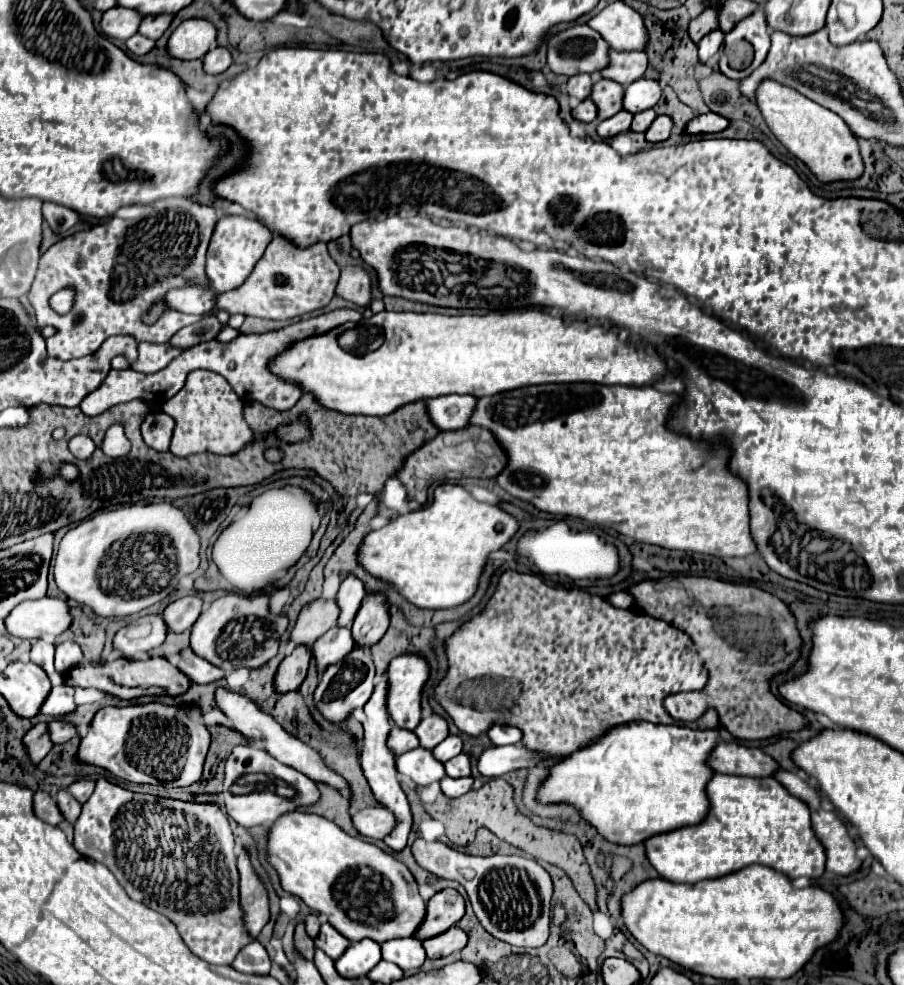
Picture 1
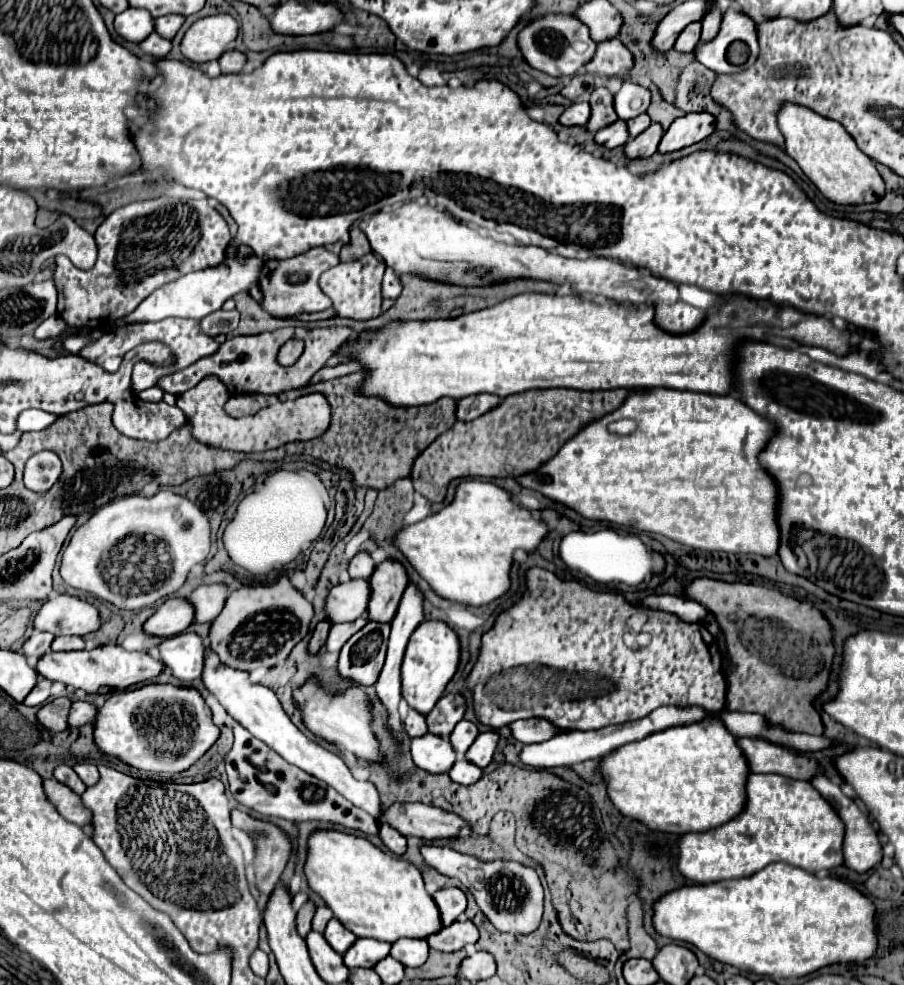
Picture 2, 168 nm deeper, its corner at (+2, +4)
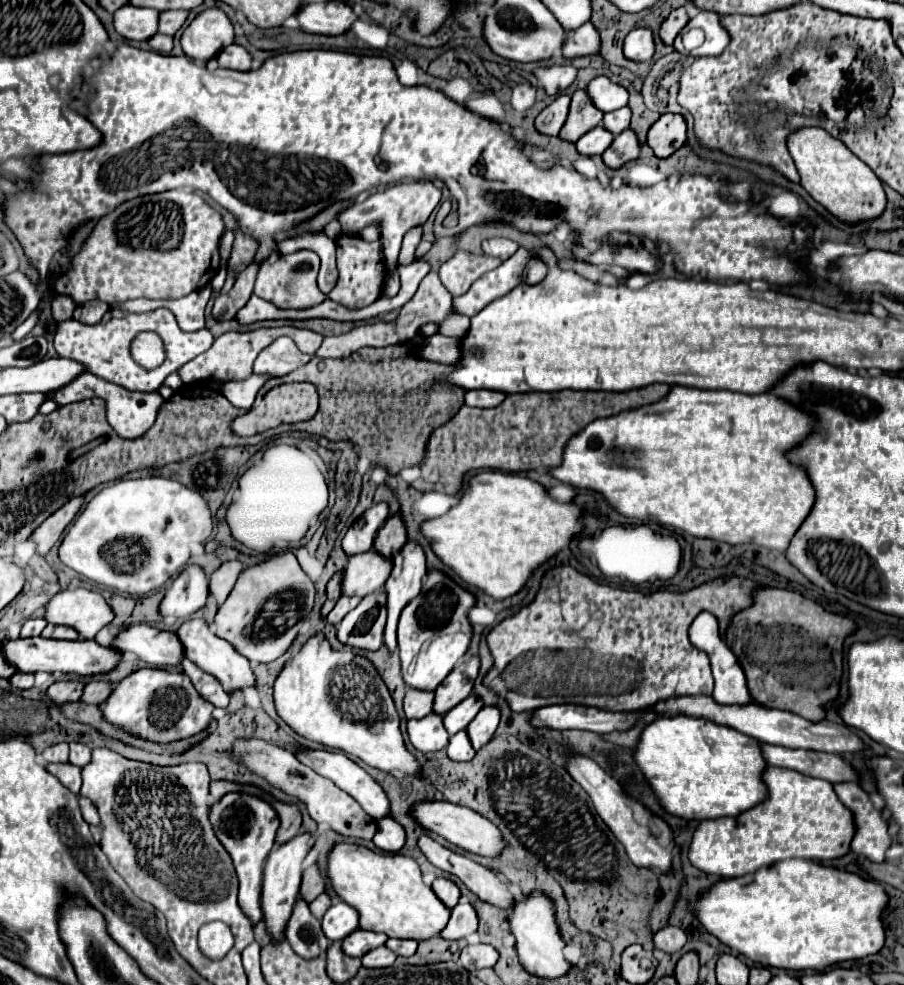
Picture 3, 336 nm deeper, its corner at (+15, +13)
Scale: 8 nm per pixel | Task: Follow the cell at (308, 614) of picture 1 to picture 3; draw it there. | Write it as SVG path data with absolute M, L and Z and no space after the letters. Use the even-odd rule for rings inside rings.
M373 548L369 553L353 555L343 569L341 575L341 593L347 597L365 597L377 589L381 589L389 577L391 561L385 557L377 557Z

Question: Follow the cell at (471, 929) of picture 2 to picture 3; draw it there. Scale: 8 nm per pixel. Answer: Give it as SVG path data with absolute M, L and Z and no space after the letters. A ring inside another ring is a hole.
M457 903L455 909L451 911L451 919L447 923L447 927L439 933L439 937L443 939L463 939L471 933L477 931L477 913L469 903Z

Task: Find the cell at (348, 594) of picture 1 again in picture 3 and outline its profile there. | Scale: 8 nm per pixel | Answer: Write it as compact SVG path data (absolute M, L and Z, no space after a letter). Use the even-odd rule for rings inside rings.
M379 503L379 505L373 505L371 509L367 509L345 533L345 537L341 541L343 551L349 557L359 555L359 553L367 553L373 547L373 535L383 525L385 517L387 517L385 503Z

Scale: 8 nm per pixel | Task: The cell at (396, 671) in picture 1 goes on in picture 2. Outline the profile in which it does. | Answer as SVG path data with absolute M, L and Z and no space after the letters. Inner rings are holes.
M424 620L410 636L402 664L402 696L406 698L410 708L428 714L440 700L448 682L454 678L458 664L460 664L458 634L450 630L450 626L442 620Z

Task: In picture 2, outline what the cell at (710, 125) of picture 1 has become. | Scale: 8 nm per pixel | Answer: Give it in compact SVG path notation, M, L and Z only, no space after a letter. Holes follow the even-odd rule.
M684 114L670 124L670 128L664 132L658 152L668 154L682 150L686 146L692 146L706 136L714 132L714 116L710 114Z

